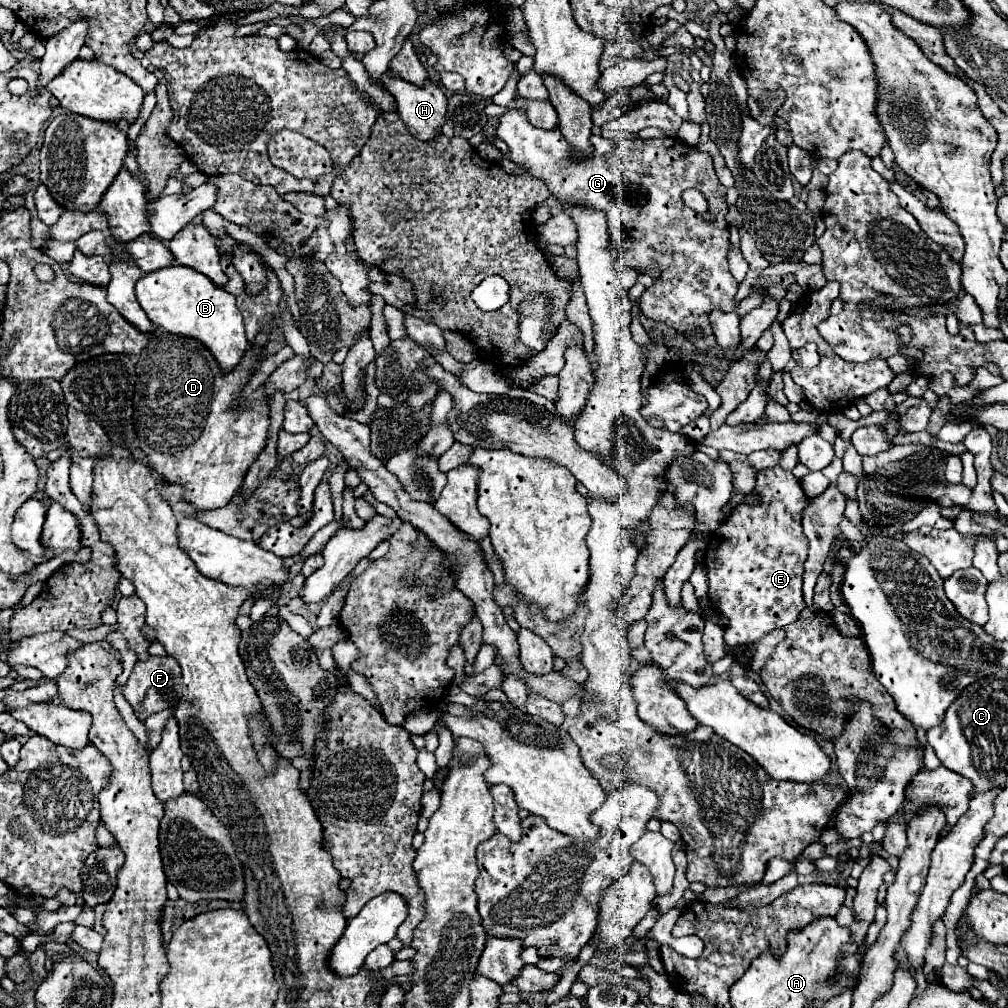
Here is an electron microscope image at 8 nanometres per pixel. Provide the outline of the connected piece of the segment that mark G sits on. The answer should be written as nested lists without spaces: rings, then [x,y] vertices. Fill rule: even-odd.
[[[523,110],[505,112],[497,136],[509,146],[509,158],[545,182],[563,208],[587,206],[605,212],[611,246],[619,254],[619,266],[629,266],[639,274],[653,268],[659,270],[661,276],[639,296],[639,308],[649,320],[663,322],[695,340],[697,326],[705,336],[711,334],[709,314],[713,310],[735,310],[733,296],[739,284],[733,280],[727,264],[725,186],[717,180],[707,152],[687,146],[679,138],[607,140],[593,136],[593,154],[589,158],[573,158],[571,146],[559,130],[533,128]],[[687,188],[695,188],[707,198],[711,214],[717,218],[715,222],[705,222],[683,204],[681,194]]]

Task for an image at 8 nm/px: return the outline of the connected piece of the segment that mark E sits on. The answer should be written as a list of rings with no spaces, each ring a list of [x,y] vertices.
[[[773,466],[773,470],[759,470],[755,490],[763,496],[763,504],[739,504],[709,536],[703,556],[709,576],[709,600],[717,612],[729,618],[729,624],[725,626],[725,642],[729,646],[751,644],[763,638],[767,632],[795,622],[799,618],[799,612],[805,608],[801,584],[809,544],[801,530],[801,510],[805,508],[807,496],[791,470],[785,470],[781,466]]]

